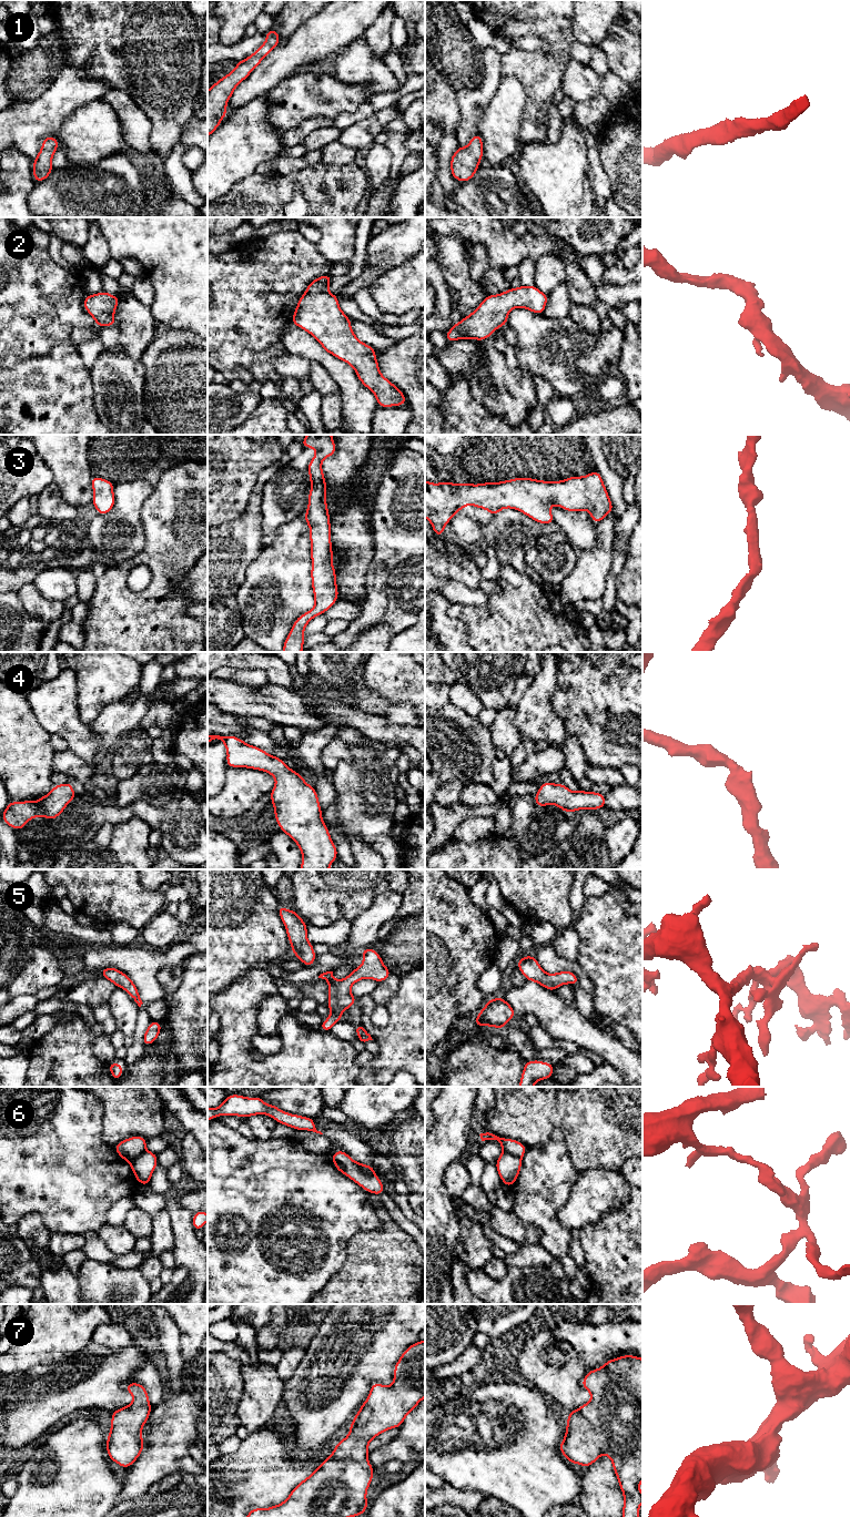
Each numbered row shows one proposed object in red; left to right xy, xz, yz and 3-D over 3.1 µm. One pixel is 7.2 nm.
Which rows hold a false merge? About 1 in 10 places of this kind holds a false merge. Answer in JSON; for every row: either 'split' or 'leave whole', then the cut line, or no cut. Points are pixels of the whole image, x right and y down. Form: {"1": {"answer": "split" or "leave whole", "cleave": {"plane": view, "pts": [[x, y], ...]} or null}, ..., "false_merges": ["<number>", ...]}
{"1": {"answer": "leave whole", "cleave": null}, "2": {"answer": "leave whole", "cleave": null}, "3": {"answer": "leave whole", "cleave": null}, "4": {"answer": "leave whole", "cleave": null}, "5": {"answer": "leave whole", "cleave": null}, "6": {"answer": "split", "cleave": {"plane": "xz", "pts": [[360, 1163], [360, 1168], [365, 1173], [375, 1177]]}}, "7": {"answer": "leave whole", "cleave": null}, "false_merges": ["6"]}

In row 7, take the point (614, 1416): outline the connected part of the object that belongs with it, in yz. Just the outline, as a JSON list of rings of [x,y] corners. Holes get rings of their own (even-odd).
[[[621,1355],[608,1360],[600,1368],[588,1371],[581,1386],[591,1394],[591,1399],[576,1411],[568,1412],[566,1434],[559,1444],[564,1457],[584,1468],[589,1467],[606,1454],[613,1463],[613,1469],[618,1477],[618,1485],[624,1494],[623,1517],[639,1517],[642,1494],[639,1484],[642,1480],[642,1358],[635,1355]]]

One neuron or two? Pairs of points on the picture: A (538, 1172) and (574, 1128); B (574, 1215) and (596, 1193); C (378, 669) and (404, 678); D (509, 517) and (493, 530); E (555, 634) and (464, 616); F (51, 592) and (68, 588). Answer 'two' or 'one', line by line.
A: two
B: one
C: one
D: one
E: one
F: one

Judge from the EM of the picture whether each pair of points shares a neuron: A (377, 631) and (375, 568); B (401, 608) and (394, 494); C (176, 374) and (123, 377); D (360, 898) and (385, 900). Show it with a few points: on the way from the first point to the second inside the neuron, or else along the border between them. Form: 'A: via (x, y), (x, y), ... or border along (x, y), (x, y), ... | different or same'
A: border along (378, 621), (356, 637) | different
B: border along (413, 556), (396, 566) | different
C: border along (139, 359), (144, 368), (144, 403) | different
D: border along (401, 893), (382, 892), (356, 917) | different

